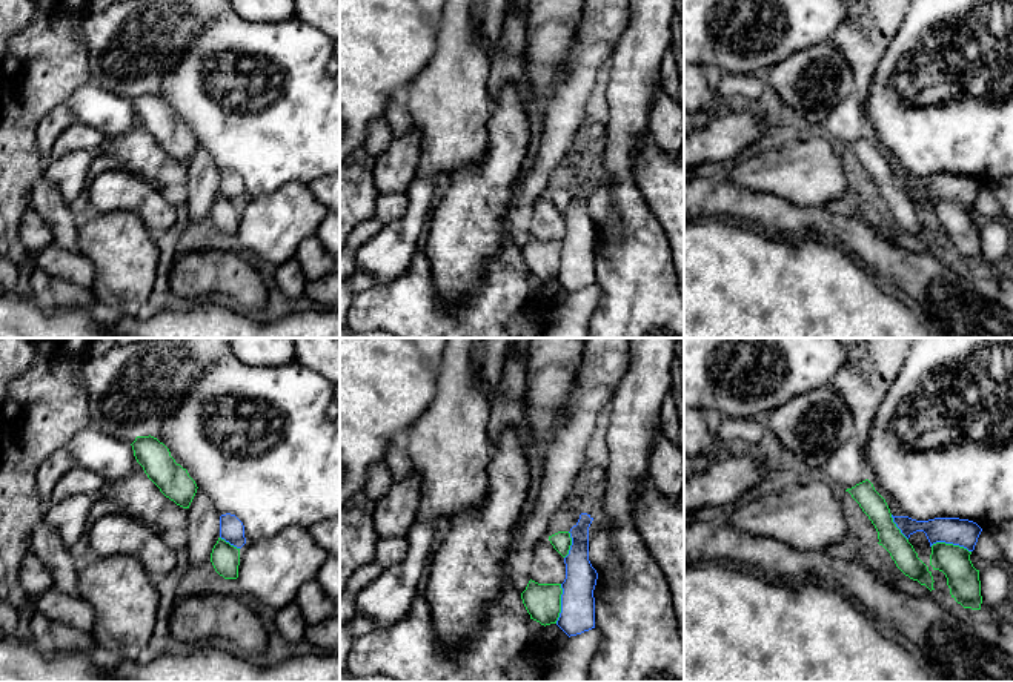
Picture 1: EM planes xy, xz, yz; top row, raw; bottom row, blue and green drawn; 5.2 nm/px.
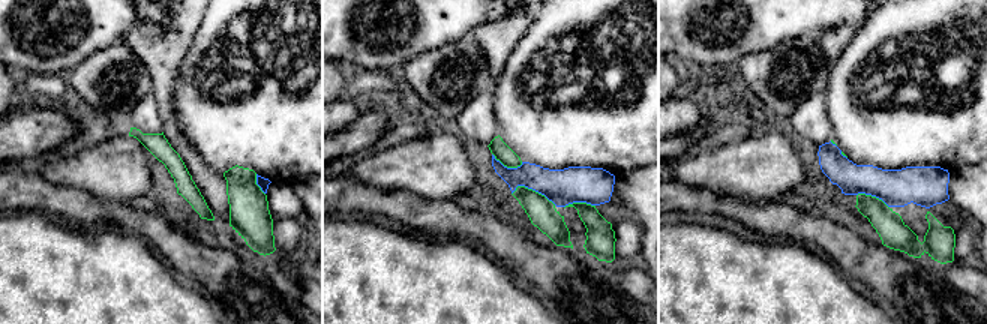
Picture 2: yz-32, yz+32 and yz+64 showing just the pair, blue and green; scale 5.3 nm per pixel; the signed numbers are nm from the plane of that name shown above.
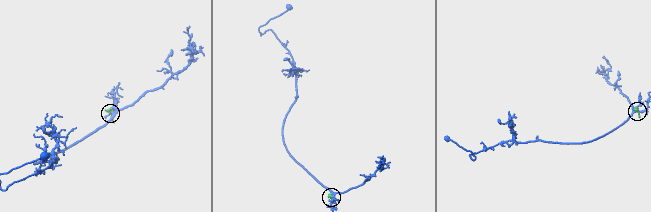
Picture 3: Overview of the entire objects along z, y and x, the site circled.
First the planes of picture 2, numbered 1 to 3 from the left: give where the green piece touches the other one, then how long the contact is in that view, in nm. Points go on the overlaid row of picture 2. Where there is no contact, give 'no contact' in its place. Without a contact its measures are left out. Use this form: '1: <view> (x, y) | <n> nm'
1: yz-32 (257, 183) | 120 nm
2: yz+32 (534, 189) | 240 nm
3: yz+64 (873, 195) | 190 nm

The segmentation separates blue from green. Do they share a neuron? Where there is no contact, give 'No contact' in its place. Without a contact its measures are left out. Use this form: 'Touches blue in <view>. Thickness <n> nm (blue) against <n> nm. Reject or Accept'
Touches blue in yz. Thickness 140 nm (blue) against 170 nm. Reject

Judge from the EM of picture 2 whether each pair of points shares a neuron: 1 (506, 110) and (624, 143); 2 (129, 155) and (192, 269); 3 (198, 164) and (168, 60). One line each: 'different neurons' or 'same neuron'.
1: same neuron
2: different neurons
3: same neuron

